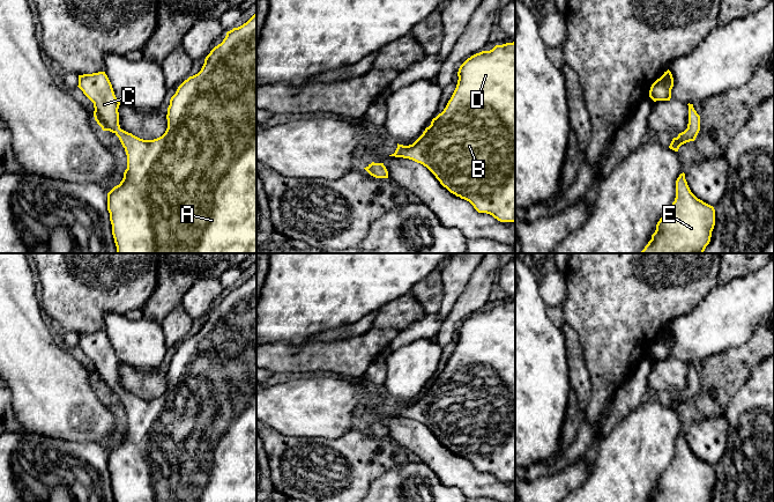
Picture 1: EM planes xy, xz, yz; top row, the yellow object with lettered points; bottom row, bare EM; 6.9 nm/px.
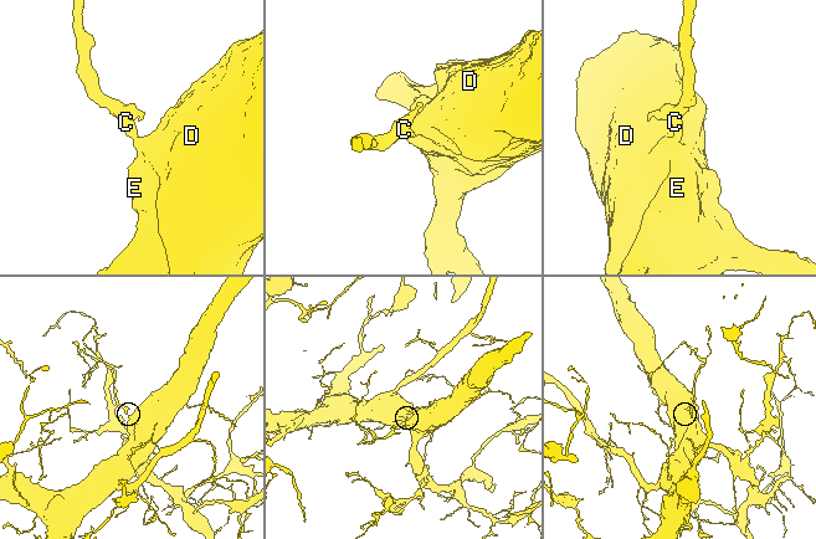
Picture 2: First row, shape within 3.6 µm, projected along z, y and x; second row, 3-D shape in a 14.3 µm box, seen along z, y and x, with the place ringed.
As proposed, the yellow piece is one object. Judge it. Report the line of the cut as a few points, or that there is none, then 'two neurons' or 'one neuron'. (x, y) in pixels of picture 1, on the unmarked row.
cut none; one neuron

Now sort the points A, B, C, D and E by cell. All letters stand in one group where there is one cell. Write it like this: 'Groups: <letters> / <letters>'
Groups: A B C D E

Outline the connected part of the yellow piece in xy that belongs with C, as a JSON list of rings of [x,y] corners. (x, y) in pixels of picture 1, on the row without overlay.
[[[256,272],[243,285],[226,291],[221,303],[206,316],[201,330],[185,339],[170,359],[168,387],[154,399],[143,399],[120,387],[119,364],[105,331],[79,334],[79,345],[94,362],[94,376],[103,390],[114,392],[127,414],[127,428],[119,444],[107,452],[107,470],[114,502],[256,502]]]

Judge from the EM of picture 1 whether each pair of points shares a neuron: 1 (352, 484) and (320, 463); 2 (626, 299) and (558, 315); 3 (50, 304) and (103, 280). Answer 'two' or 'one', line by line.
1: one
2: two
3: one

